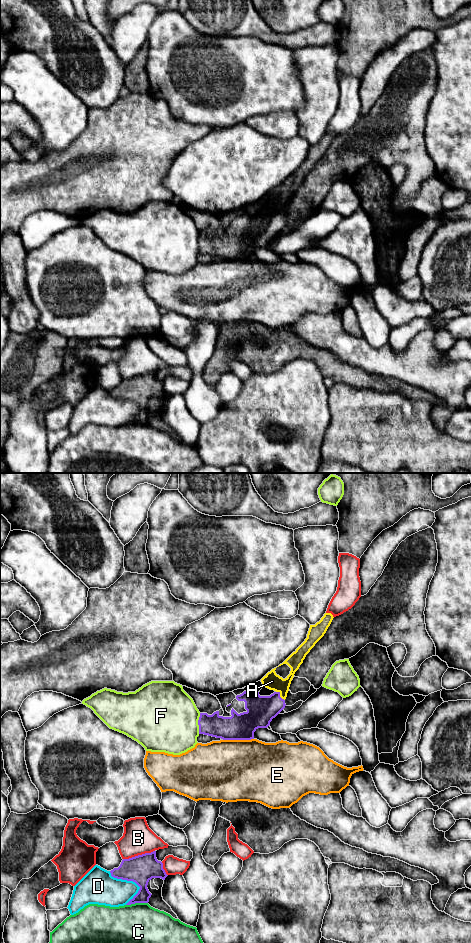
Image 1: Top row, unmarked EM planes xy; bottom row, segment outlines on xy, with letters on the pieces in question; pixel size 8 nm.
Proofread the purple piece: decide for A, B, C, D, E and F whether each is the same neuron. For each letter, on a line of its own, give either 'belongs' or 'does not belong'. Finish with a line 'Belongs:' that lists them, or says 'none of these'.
A: belongs
B: does not belong
C: does not belong
D: does not belong
E: does not belong
F: does not belong
Belongs: A

